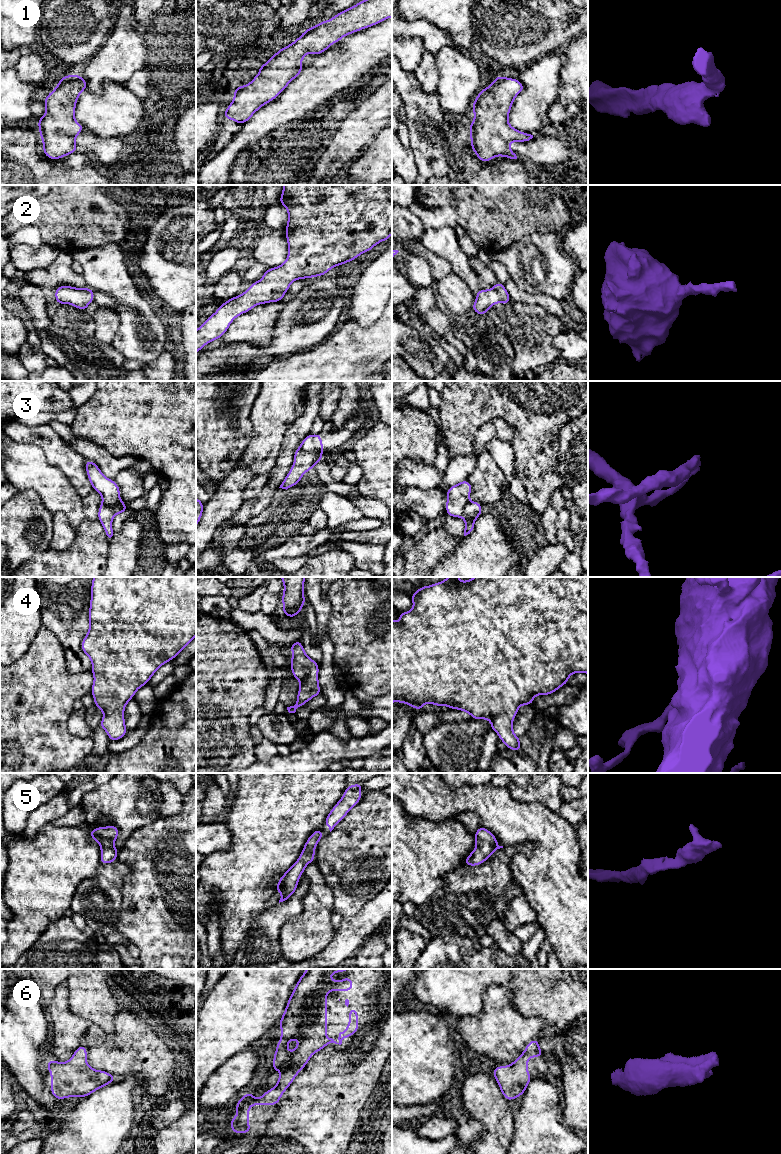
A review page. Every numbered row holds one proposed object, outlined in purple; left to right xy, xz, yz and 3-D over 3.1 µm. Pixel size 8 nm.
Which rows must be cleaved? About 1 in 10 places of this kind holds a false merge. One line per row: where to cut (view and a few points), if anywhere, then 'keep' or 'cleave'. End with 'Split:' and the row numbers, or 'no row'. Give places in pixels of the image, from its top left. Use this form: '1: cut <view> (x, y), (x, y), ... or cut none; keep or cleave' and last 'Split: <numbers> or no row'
1: cut none; keep
2: cut none; keep
3: cut xz (299, 446), (305, 451), (321, 454); cleave
4: cut none; keep
5: cut none; keep
6: cut none; keep
Split: 3

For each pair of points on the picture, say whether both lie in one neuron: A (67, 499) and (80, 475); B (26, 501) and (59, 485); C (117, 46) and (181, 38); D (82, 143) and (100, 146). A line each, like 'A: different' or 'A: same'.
A: different
B: different
C: same
D: same

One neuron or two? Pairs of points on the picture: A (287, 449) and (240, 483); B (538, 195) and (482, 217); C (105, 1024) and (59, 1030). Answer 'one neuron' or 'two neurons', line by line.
A: two neurons
B: one neuron
C: two neurons

